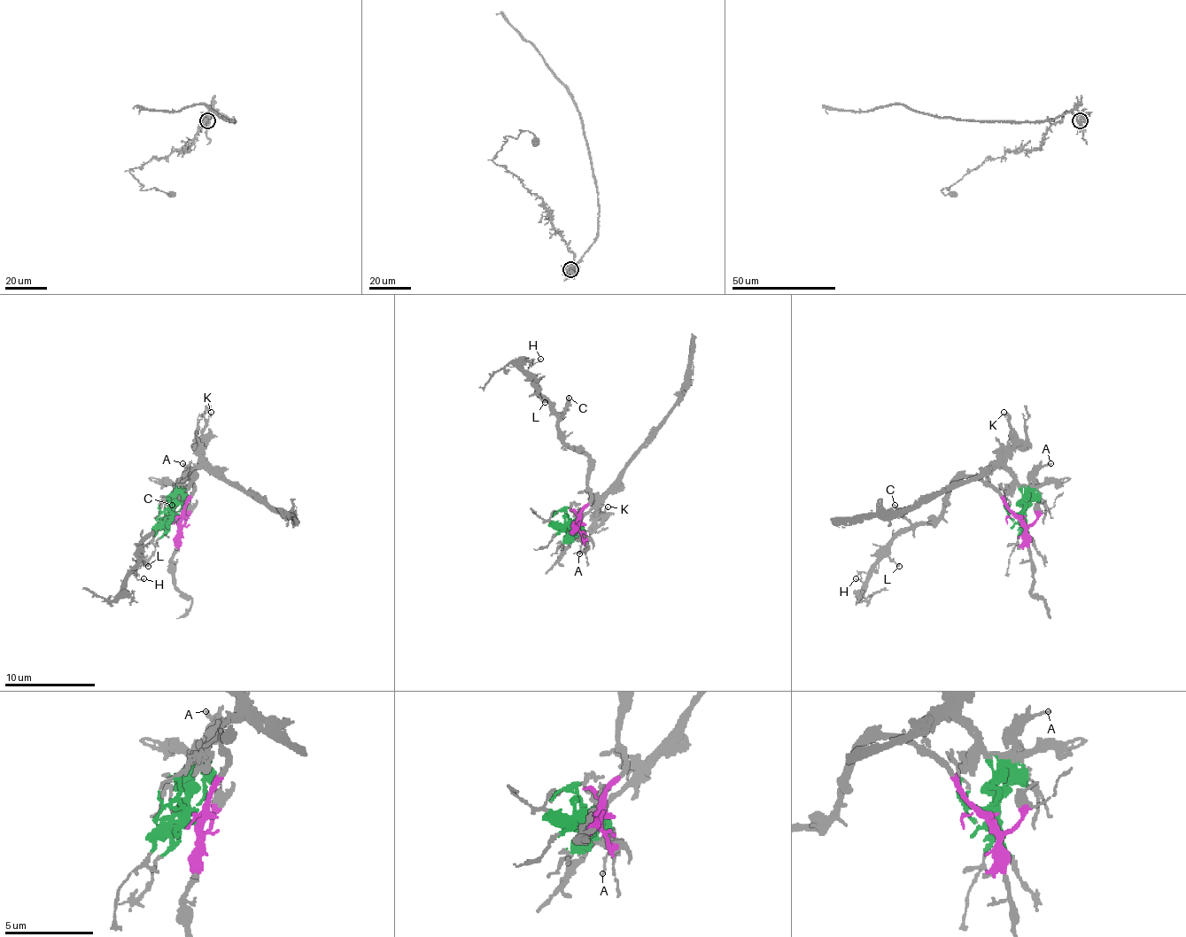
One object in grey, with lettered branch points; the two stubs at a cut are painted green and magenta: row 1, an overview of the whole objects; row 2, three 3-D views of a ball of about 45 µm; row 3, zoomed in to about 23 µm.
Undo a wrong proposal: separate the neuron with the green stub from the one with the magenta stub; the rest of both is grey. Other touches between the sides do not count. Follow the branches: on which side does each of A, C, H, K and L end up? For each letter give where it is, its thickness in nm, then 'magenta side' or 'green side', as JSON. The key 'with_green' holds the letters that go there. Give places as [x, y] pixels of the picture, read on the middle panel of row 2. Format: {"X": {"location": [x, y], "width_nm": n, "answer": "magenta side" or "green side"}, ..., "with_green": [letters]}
{"A": {"location": [579, 553], "width_nm": 130, "answer": "green side"}, "C": {"location": [569, 398], "width_nm": 180, "answer": "magenta side"}, "H": {"location": [540, 359], "width_nm": 90, "answer": "magenta side"}, "K": {"location": [608, 507], "width_nm": 90, "answer": "green side"}, "L": {"location": [545, 402], "width_nm": 140, "answer": "magenta side"}, "with_green": ["A", "K"]}

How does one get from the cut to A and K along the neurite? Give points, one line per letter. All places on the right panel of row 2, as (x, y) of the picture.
A: (1021, 516), (1028, 487), (1040, 471), (1050, 464)
K: (1021, 516), (1024, 489), (1017, 476), (1005, 464), (1012, 428), (1003, 412)

